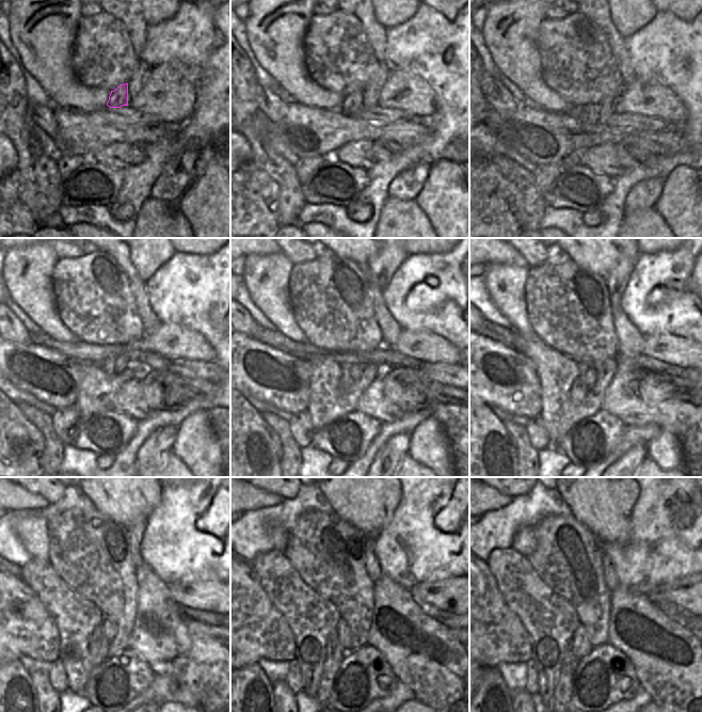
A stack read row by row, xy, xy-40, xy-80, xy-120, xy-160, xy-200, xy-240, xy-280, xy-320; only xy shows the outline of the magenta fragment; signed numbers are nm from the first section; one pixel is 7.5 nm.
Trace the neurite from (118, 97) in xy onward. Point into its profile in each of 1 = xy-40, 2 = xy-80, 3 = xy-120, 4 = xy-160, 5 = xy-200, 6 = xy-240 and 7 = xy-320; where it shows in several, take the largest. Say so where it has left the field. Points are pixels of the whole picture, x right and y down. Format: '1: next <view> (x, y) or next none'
1: next xy-40 (353, 104)
2: next xy-80 (591, 116)
3: next xy-120 (120, 358)
4: next xy-160 (351, 372)
5: next xy-200 (586, 370)
6: next xy-240 (108, 628)
7: next xy-320 (579, 645)

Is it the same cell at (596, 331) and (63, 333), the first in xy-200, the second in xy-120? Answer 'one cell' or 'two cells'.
two cells

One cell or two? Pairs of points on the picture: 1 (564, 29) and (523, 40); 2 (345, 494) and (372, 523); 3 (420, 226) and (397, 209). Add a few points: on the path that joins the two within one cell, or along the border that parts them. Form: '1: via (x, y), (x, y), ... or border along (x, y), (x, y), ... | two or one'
1: border along (545, 17), (540, 24), (536, 41), (539, 61) | two
2: via (352, 502), (366, 516) | one
3: via (415, 226), (402, 215) | one

